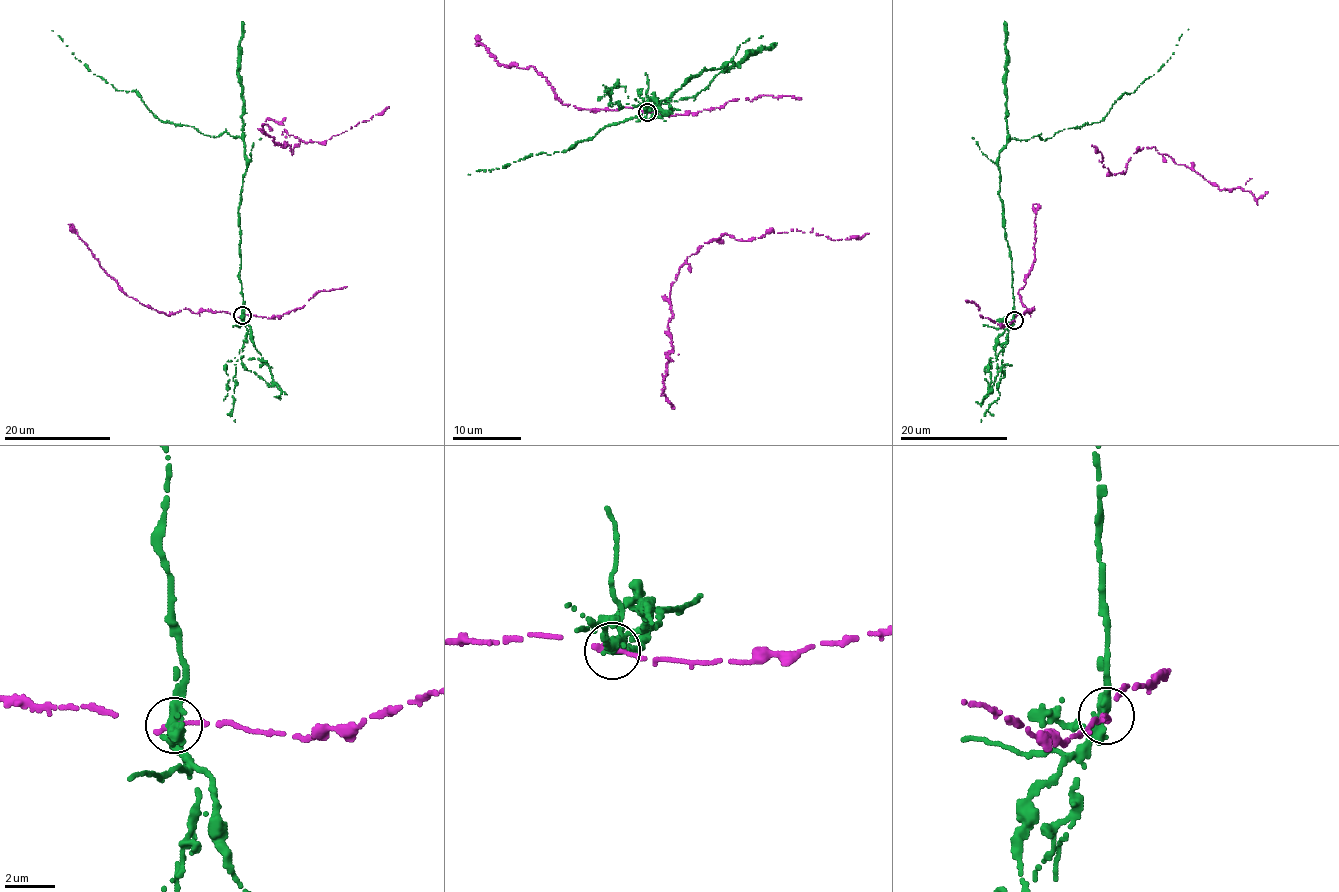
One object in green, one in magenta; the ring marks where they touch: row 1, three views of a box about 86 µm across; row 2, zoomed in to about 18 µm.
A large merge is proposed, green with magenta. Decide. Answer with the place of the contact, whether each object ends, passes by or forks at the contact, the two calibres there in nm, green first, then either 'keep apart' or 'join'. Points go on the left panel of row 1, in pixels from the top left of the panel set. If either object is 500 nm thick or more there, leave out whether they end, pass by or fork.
at (242, 315); green forks there; magenta ends there; 320 nm thick on the green side, 280 nm on the other; keep apart

